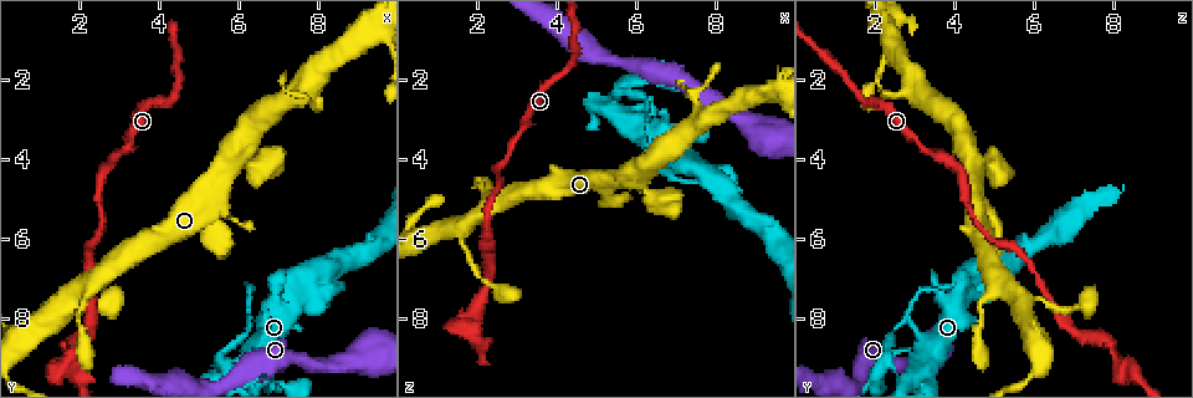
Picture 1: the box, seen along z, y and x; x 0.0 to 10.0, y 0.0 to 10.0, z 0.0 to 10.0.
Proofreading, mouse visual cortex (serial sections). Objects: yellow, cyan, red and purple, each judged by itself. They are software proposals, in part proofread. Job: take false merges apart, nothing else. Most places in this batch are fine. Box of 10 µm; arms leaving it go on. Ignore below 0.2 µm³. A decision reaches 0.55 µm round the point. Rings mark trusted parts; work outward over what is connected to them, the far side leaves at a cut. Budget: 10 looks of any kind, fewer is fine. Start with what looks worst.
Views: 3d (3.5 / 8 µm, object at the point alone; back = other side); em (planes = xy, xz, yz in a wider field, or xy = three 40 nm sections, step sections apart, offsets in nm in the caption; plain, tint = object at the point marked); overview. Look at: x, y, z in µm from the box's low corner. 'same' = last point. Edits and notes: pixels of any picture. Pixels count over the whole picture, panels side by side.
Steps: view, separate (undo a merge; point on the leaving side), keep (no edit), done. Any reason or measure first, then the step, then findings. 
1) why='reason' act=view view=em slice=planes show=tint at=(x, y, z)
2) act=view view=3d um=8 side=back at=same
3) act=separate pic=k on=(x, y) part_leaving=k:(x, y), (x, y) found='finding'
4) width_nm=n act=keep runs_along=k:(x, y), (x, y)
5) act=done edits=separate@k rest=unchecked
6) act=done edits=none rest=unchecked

why='sharp bend' act=view view=3d um=3.5 at=(5.80, 9.30, 2.05)

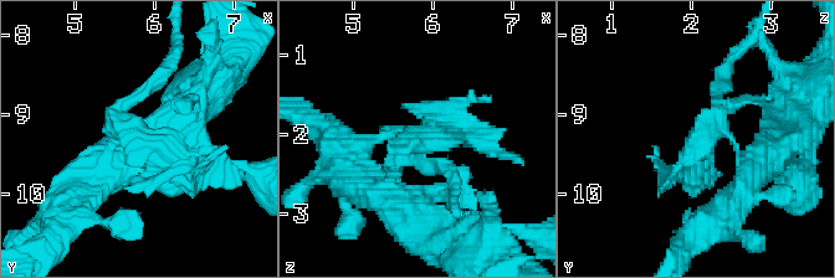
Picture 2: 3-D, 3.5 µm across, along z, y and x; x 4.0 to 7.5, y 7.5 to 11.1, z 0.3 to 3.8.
act=separate pic=2 on=(421, 139) part_leaving=2:(393, 171), (415, 143), (485, 145) found='a second cell is stuck on'

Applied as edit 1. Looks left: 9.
act=view view=overview

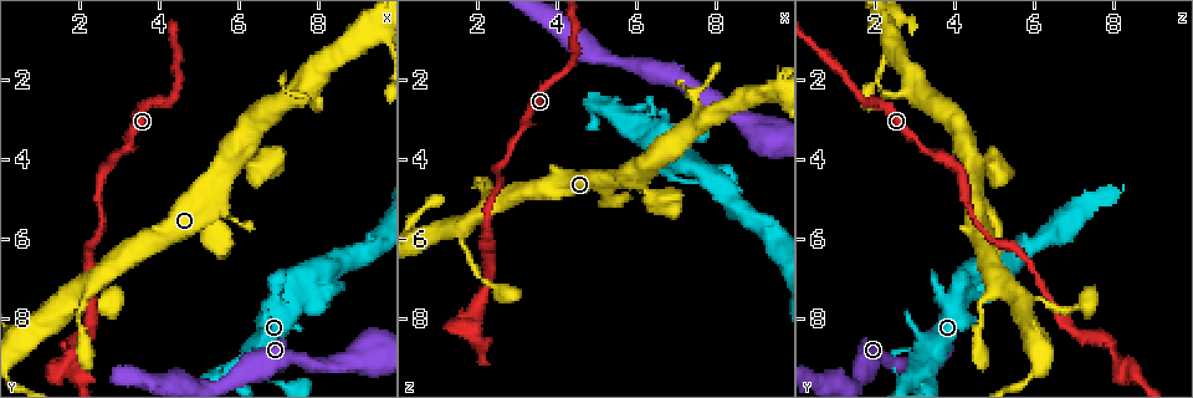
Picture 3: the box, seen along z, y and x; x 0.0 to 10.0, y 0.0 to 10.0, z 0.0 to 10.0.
why='narrows sharply' act=view view=3d um=3.5 at=(1.85, 9.00, 8.10)

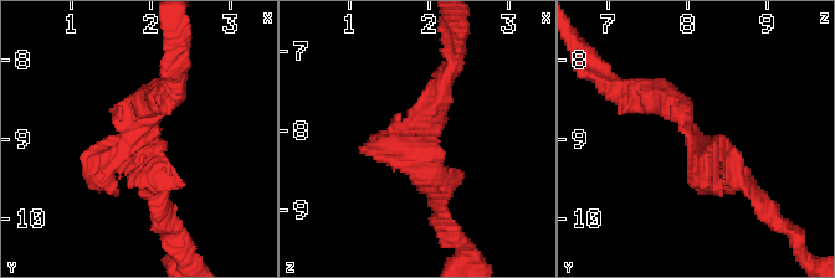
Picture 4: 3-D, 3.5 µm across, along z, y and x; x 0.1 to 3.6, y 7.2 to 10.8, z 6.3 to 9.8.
why='now the EM' act=view view=em slice=xy step=1 show=tint at=(1.85, 9.00, 8.10)

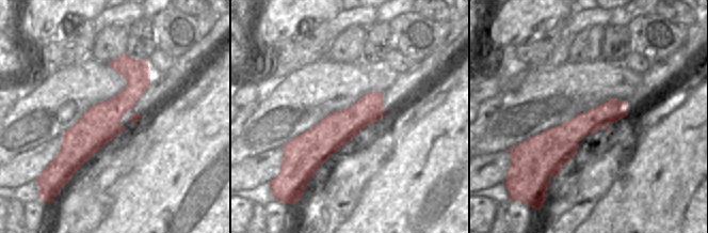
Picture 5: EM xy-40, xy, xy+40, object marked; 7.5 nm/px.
act=keep runs_along=5:(145, 62), (135, 88), (55, 161) found='one cell here'

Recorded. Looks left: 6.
why='sharp bend' act=view view=em slice=xy step=5 show=tint at=(9.15, 9.05, 3.30)

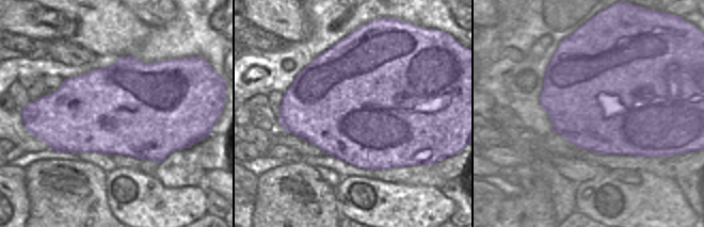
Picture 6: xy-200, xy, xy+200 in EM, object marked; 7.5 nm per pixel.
act=view view=3d um=3.5 at=same

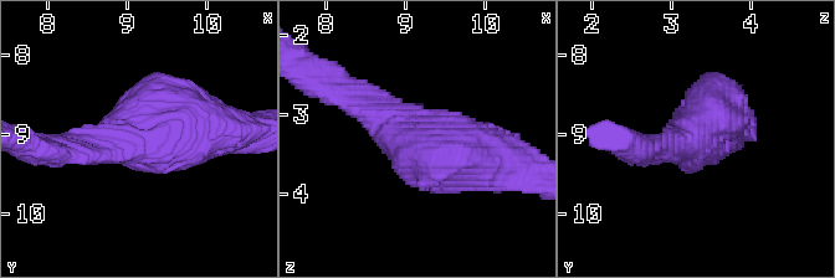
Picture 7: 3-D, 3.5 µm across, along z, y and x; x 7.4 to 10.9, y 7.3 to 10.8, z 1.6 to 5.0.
act=keep runs_along=7:(666, 150), (696, 134), (739, 93) found='all the same cell'

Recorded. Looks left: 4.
act=view view=3d um=8 at=(6.40, 4.20, 5.05)

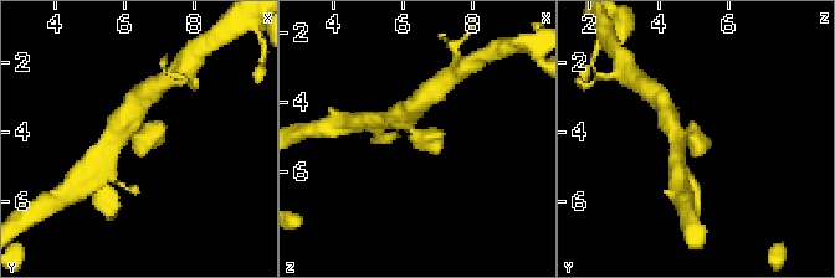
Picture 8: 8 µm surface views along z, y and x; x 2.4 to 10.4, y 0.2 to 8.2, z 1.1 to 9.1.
act=view view=3d um=3.5 at=same

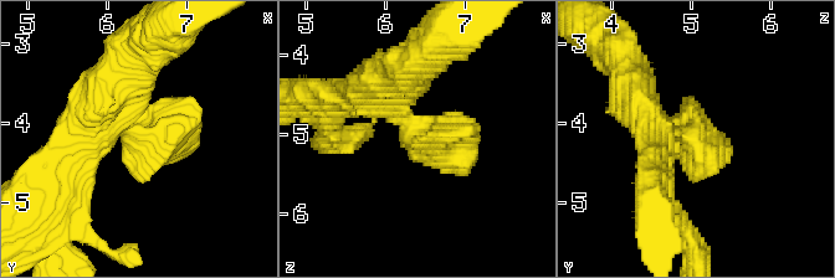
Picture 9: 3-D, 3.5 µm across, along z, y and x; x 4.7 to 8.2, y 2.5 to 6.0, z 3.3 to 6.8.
act=view view=em slice=xy step=5 show=tint at=(6.45, 4.20, 5.00)

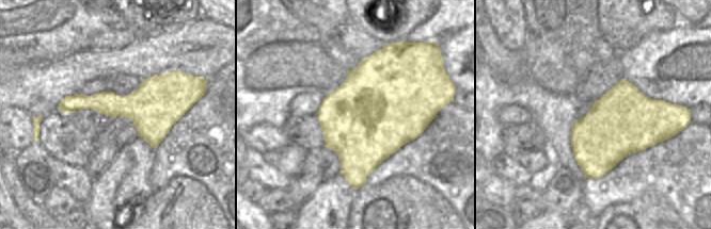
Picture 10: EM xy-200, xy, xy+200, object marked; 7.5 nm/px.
act=keep runs_along=9:(86, 143), (193, 97) found='one cell here'

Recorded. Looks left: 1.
act=done edits=separate@2 rest=unchecked

